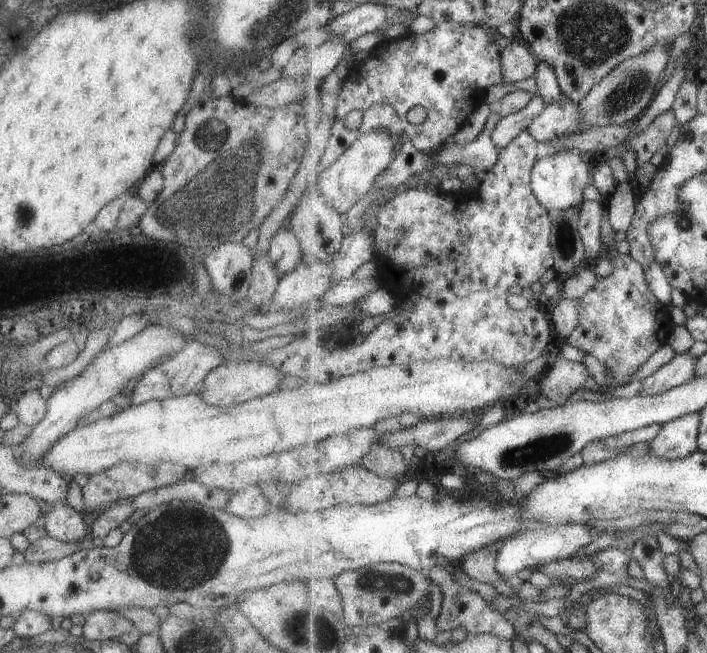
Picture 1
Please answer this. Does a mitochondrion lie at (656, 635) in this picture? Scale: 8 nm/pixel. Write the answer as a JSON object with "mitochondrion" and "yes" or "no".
{"mitochondrion":"no"}

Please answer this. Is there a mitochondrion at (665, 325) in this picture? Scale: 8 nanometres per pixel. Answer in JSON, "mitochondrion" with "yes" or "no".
{"mitochondrion":"no"}

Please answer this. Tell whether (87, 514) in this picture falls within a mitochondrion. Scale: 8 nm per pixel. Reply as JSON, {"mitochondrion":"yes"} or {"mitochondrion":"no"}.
{"mitochondrion":"no"}

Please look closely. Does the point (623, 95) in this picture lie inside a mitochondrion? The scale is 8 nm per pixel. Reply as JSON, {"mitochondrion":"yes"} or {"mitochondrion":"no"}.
{"mitochondrion":"yes"}

